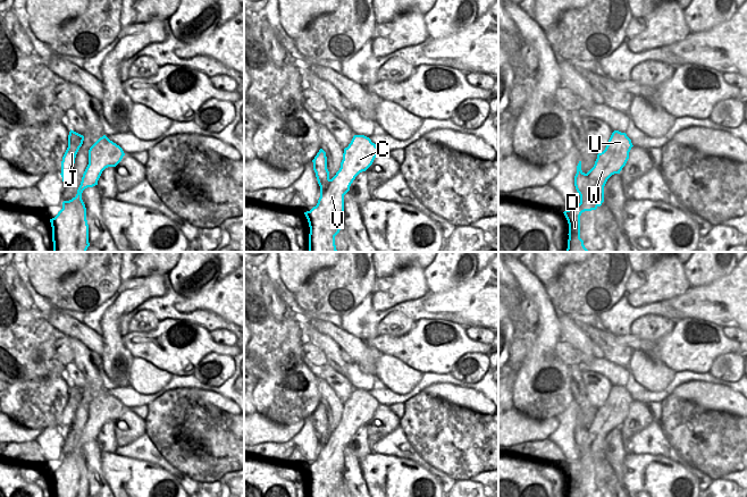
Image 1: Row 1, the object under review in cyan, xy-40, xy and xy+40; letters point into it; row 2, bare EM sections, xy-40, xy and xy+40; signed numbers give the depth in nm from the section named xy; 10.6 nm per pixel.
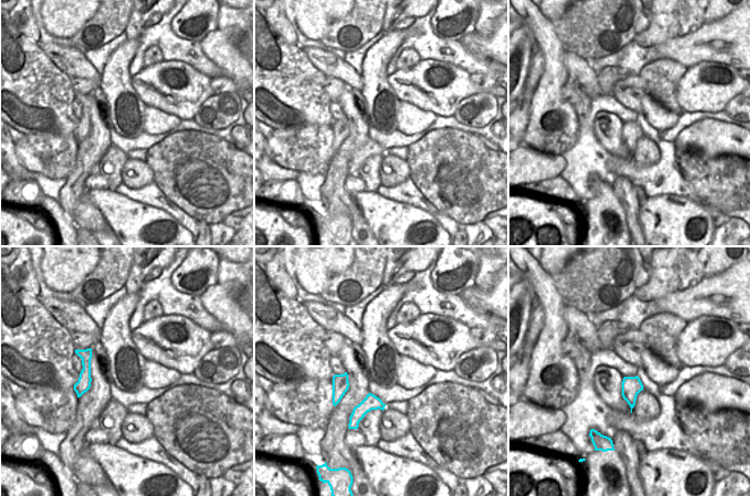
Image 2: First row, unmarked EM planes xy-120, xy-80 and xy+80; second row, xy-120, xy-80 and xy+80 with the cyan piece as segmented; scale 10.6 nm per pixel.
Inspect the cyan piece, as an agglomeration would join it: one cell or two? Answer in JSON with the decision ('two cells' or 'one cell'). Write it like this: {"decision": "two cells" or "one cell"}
{"decision": "two cells"}

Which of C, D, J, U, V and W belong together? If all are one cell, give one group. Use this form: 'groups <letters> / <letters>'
groups C D U V W / J

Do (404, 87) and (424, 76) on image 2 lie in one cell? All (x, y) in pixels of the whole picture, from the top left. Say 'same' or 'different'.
same

